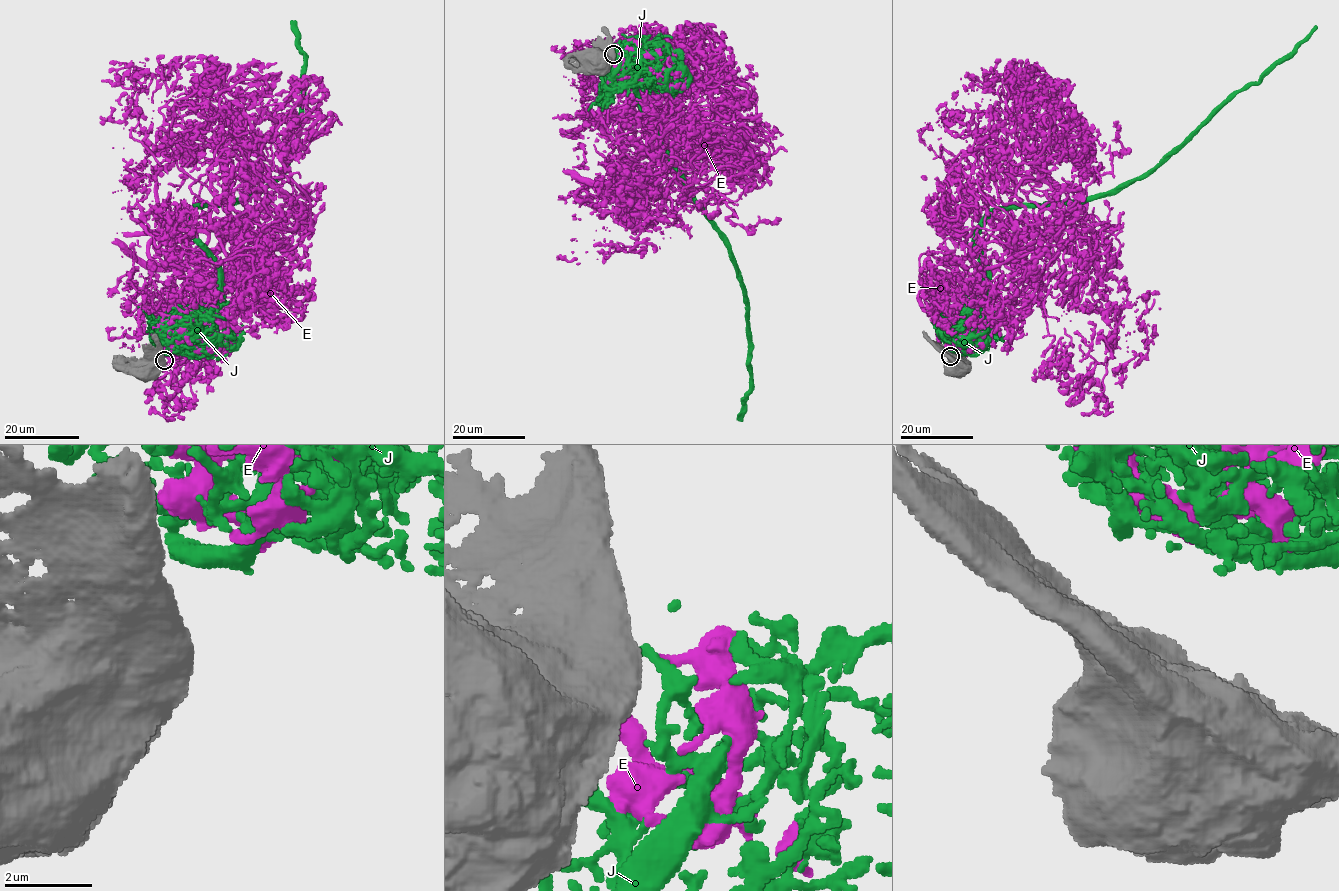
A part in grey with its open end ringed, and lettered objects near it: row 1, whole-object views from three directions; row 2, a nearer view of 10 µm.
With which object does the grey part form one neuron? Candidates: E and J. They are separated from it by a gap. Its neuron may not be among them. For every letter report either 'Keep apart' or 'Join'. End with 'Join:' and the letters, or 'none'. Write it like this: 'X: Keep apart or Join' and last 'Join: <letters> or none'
E: Keep apart
J: Join
Join: J

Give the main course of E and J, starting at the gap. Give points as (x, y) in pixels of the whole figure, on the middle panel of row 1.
E: (618, 61), (686, 60), (681, 165), (647, 131), (665, 109), (583, 118), (581, 51)
J: (616, 60), (621, 72), (667, 87), (643, 81), (636, 90), (642, 112), (739, 276), (750, 391), (737, 419)

